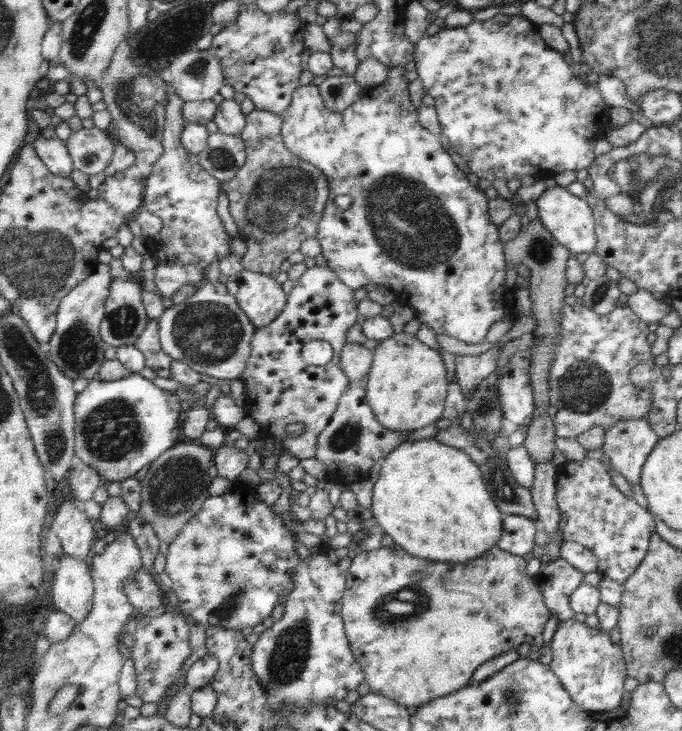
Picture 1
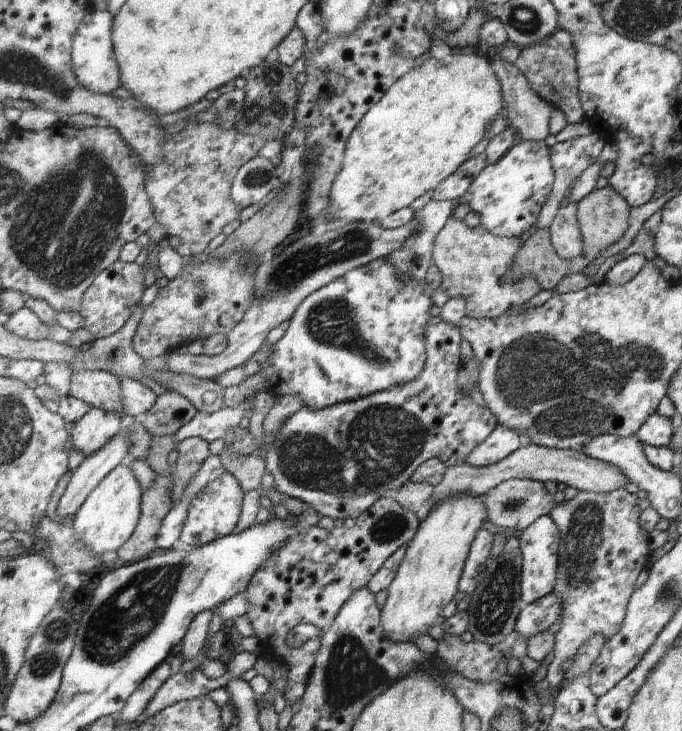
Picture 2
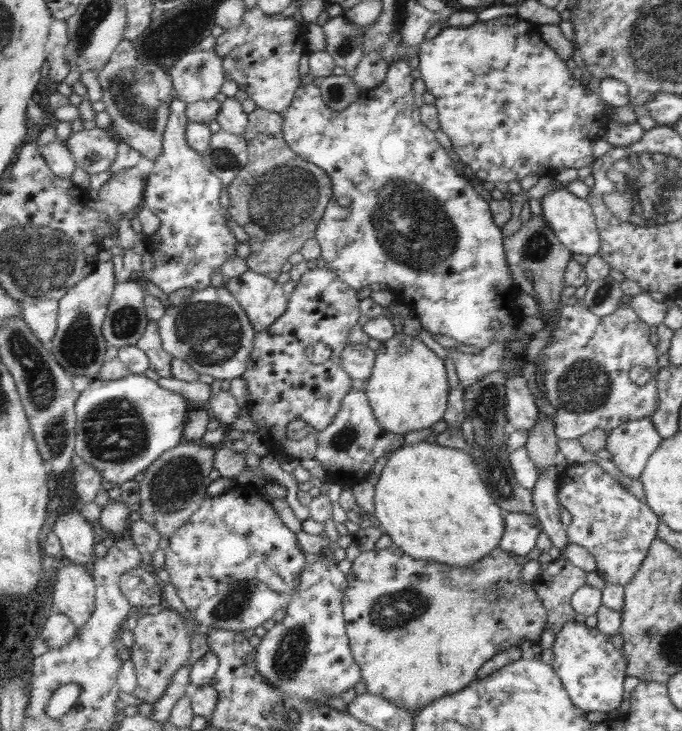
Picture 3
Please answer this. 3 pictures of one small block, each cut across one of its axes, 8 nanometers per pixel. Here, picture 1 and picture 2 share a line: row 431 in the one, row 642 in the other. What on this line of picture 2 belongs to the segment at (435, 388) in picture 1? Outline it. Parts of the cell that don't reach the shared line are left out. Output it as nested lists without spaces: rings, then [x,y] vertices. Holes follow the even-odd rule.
[[[461,496],[461,498],[441,502],[439,508],[435,508],[431,512],[431,516],[425,522],[421,522],[419,534],[411,542],[407,558],[399,568],[399,576],[395,578],[393,586],[389,588],[391,596],[389,596],[387,604],[383,606],[383,628],[387,630],[387,636],[389,636],[391,642],[413,644],[411,642],[413,638],[427,636],[431,626],[445,622],[443,620],[443,610],[455,598],[455,594],[461,592],[461,576],[465,574],[465,566],[467,566],[467,560],[471,556],[471,546],[473,546],[479,530],[483,528],[485,518],[489,518],[489,512],[487,512],[487,506],[485,506],[483,498]]]

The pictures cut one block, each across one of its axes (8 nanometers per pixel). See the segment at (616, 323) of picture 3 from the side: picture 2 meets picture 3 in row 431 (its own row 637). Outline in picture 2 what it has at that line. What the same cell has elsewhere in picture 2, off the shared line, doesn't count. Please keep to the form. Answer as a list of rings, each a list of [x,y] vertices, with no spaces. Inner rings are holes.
[[[615,490],[609,494],[591,494],[591,492],[577,492],[575,498],[569,502],[561,500],[559,506],[553,508],[549,518],[553,518],[555,526],[559,528],[559,558],[557,558],[557,574],[555,574],[555,586],[553,594],[561,602],[561,614],[559,614],[559,630],[555,634],[555,648],[553,648],[553,662],[547,668],[545,680],[551,686],[559,686],[563,680],[561,664],[567,658],[573,658],[577,650],[595,634],[601,634],[605,642],[609,638],[615,638],[619,634],[619,628],[623,626],[629,598],[635,590],[635,580],[639,572],[649,570],[649,532],[641,530],[637,520],[641,510],[637,508],[639,500],[635,494],[629,494],[625,490]]]

